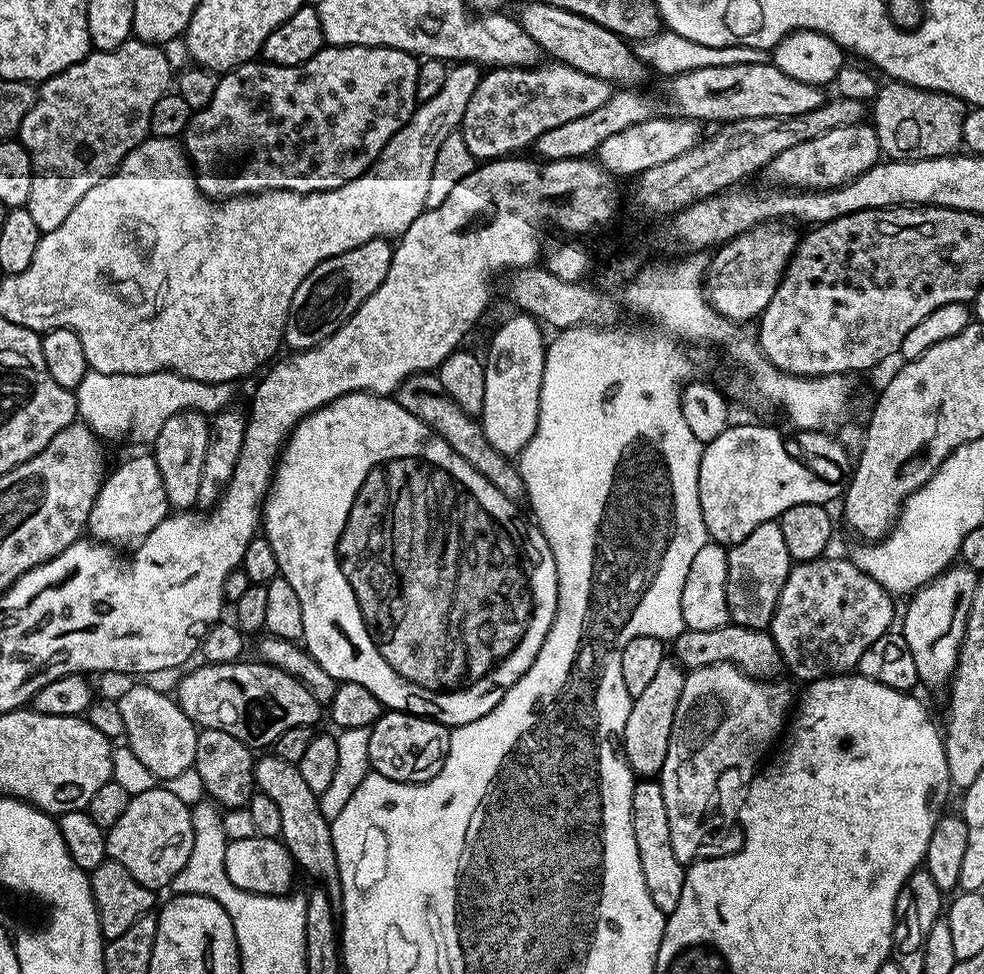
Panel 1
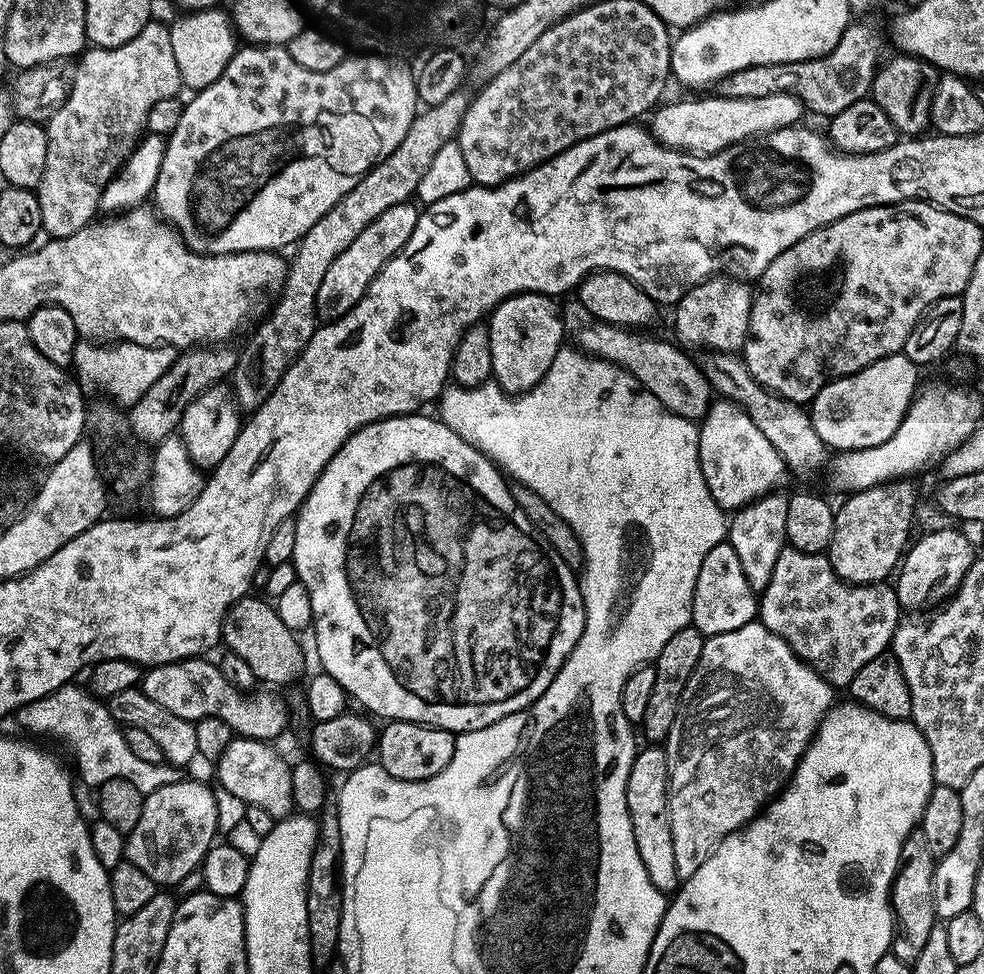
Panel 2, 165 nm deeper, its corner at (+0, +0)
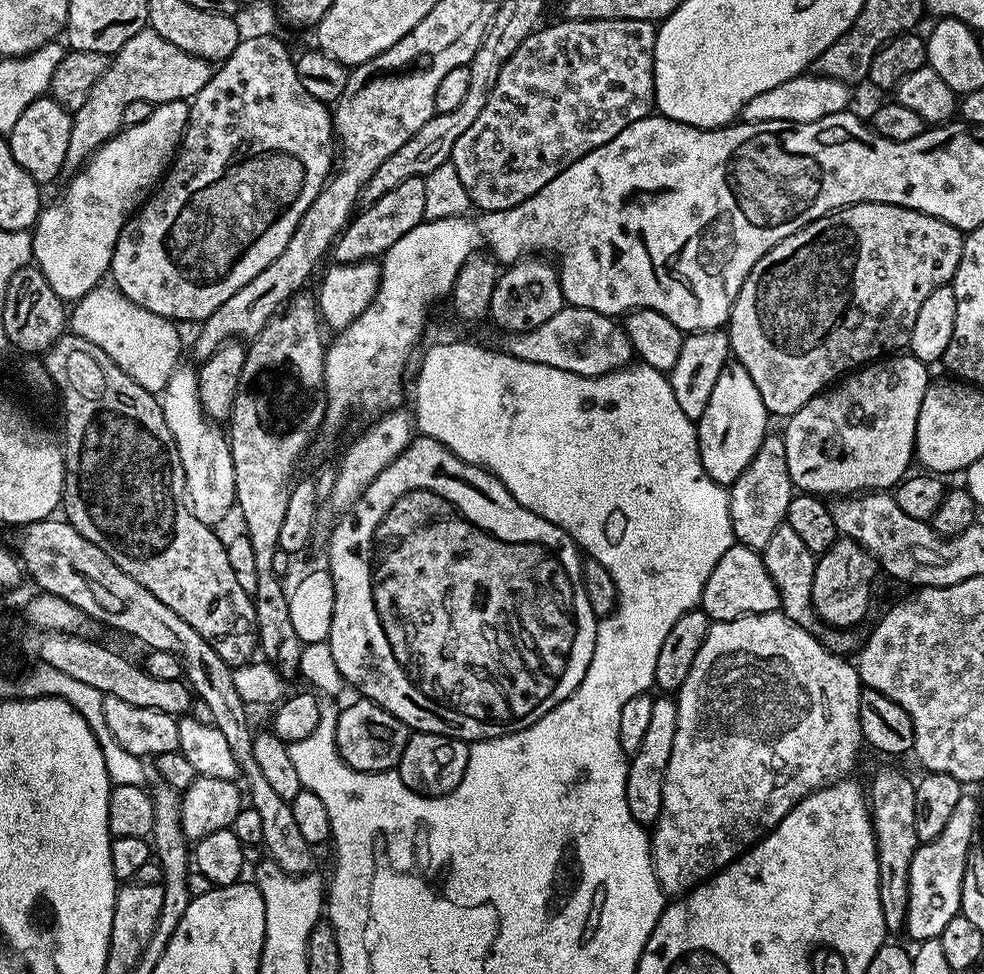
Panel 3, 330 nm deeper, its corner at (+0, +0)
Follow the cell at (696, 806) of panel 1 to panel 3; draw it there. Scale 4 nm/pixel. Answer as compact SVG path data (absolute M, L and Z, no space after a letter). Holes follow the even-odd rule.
M779 610L709 623L706 642L702 642L702 650L698 650L694 666L690 666L690 674L686 674L686 682L682 682L675 697L678 706L678 730L674 730L674 750L670 750L670 762L664 775L662 810L650 832L652 865L660 889L665 894L687 894L705 883L720 869L732 863L740 853L747 852L756 841L767 836L778 826L778 822L782 822L782 818L786 818L786 814L790 814L790 810L799 800L851 773L848 771L855 766L856 755L859 754L860 748L862 749L858 718L862 685L857 665L848 660L851 659L831 652L817 637L802 626L790 622L790 618L786 618Z

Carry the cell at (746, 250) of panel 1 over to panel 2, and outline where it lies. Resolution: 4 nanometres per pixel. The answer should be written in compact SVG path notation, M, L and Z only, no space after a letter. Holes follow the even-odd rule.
M718 275L711 280L703 280L698 286L691 288L674 306L677 336L675 339L689 349L708 348L704 350L739 353L744 347L744 340L748 337L754 295L753 285L748 284L751 283L740 278L725 278Z

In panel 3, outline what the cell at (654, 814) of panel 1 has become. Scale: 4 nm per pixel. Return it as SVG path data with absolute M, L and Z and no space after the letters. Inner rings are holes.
M668 694L657 695L654 699L654 714L650 714L650 726L646 729L646 735L642 737L642 746L631 753L628 760L628 777L626 778L626 806L630 806L630 814L642 825L655 825L656 819L662 810L662 786L666 766L670 762L670 750L674 750L674 730L678 730L678 706L675 699Z

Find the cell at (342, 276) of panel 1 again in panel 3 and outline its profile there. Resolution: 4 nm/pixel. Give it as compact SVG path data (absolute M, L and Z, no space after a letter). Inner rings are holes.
M423 176L406 178L399 186L394 186L390 194L382 194L375 202L367 205L363 210L353 215L349 225L336 237L334 258L336 264L362 263L363 260L373 260L383 257L384 253L402 238L402 234L410 234L414 226L418 226L424 219L426 182Z

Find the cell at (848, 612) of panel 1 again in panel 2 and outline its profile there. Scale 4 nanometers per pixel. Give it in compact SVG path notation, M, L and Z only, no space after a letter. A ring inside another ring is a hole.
M785 546L778 554L778 563L774 565L774 575L770 577L770 586L759 593L758 620L778 638L782 638L794 650L799 660L804 660L833 689L847 689L854 674L874 658L885 655L892 643L896 627L900 625L902 609L896 597L895 587L891 583L847 584L834 570L827 555L818 552L803 552L791 546Z

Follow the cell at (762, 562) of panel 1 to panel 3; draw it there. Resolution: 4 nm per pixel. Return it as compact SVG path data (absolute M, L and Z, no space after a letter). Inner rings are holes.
M769 431L762 446L758 446L758 454L754 454L750 466L746 466L746 470L742 470L728 488L730 526L735 543L763 550L774 530L787 521L793 495L790 466L786 466L786 442L779 431Z

